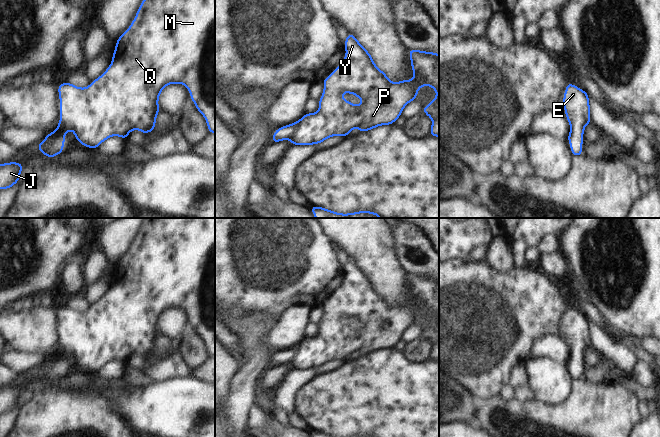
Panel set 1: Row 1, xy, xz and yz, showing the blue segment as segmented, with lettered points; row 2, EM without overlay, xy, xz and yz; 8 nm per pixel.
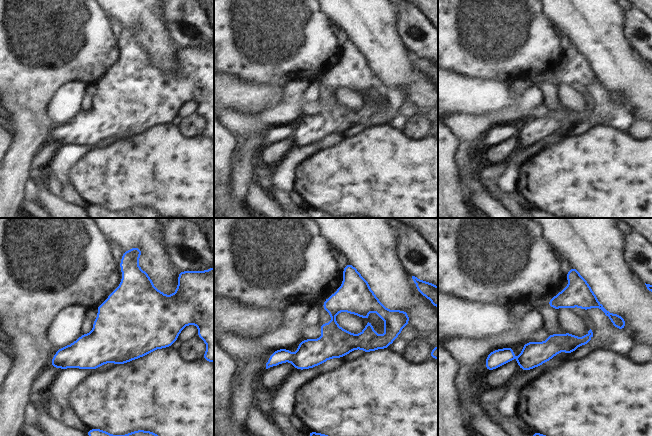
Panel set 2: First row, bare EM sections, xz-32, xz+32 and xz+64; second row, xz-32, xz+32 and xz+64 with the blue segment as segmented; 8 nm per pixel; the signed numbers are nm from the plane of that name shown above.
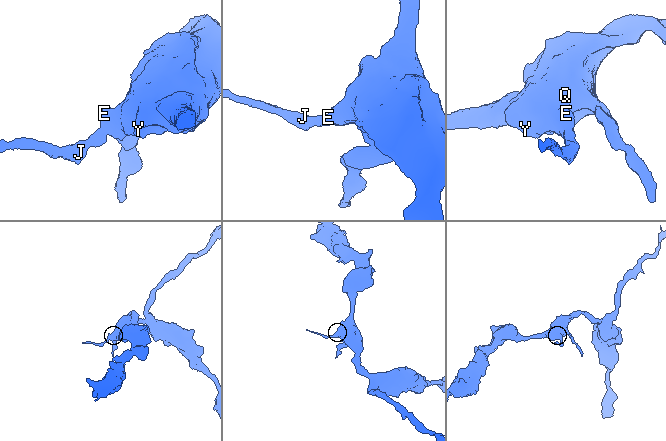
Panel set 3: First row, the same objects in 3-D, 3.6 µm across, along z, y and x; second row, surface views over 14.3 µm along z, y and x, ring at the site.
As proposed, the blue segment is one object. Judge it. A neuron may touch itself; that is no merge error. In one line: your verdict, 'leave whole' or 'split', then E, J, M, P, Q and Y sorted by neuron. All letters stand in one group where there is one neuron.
leave whole; E J M P Q Y

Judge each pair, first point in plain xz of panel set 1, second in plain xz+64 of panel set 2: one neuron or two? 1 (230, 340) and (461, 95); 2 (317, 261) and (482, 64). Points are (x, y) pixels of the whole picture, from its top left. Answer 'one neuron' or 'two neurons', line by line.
1: two neurons
2: one neuron

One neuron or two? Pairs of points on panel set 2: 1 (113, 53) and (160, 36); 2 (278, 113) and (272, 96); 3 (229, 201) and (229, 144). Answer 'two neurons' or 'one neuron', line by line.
1: two neurons
2: two neurons
3: one neuron

